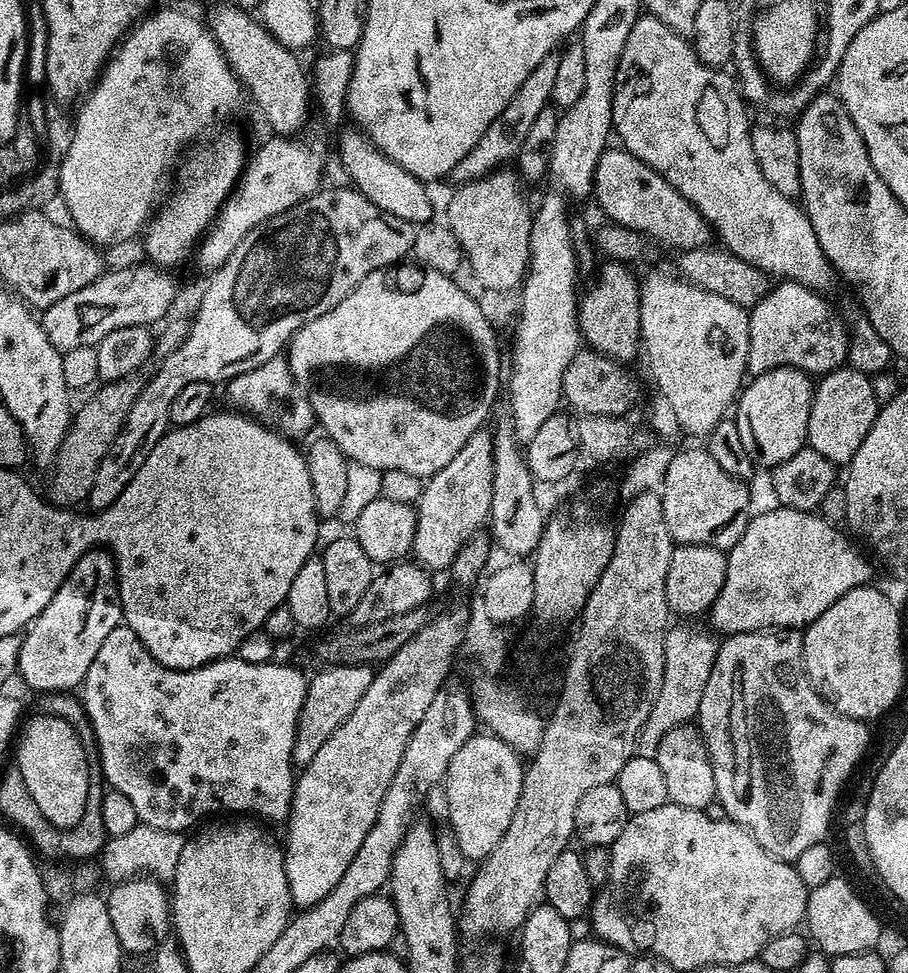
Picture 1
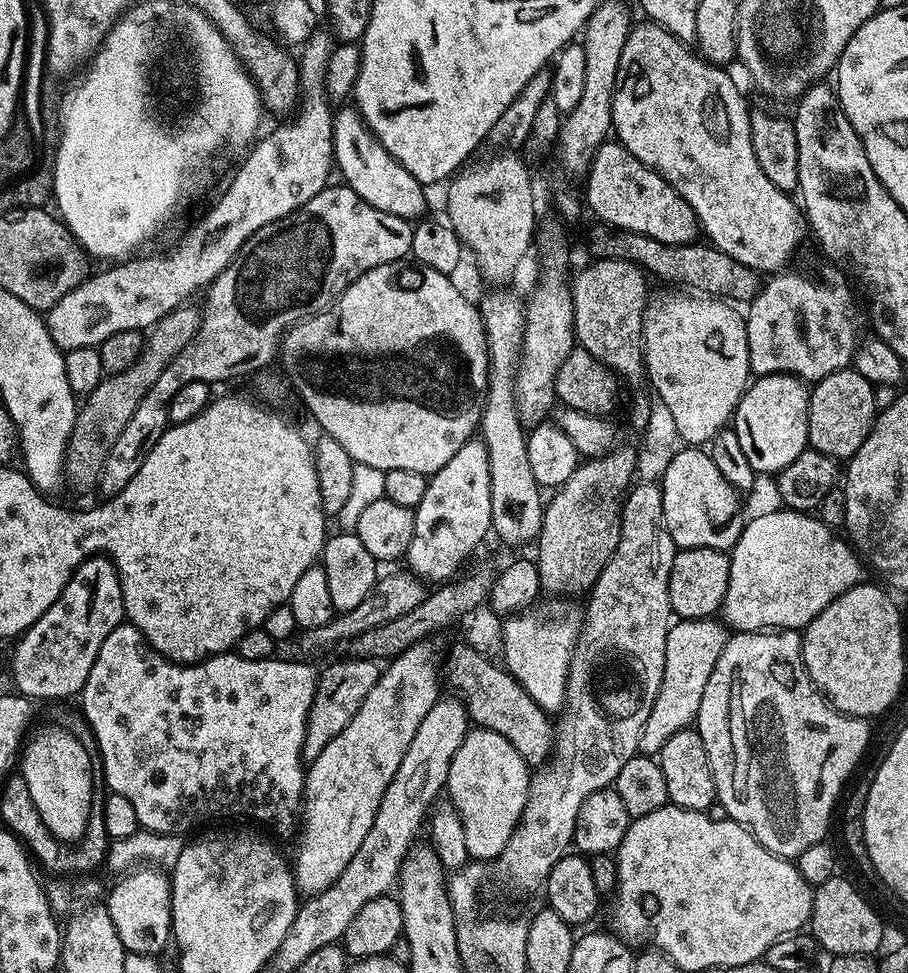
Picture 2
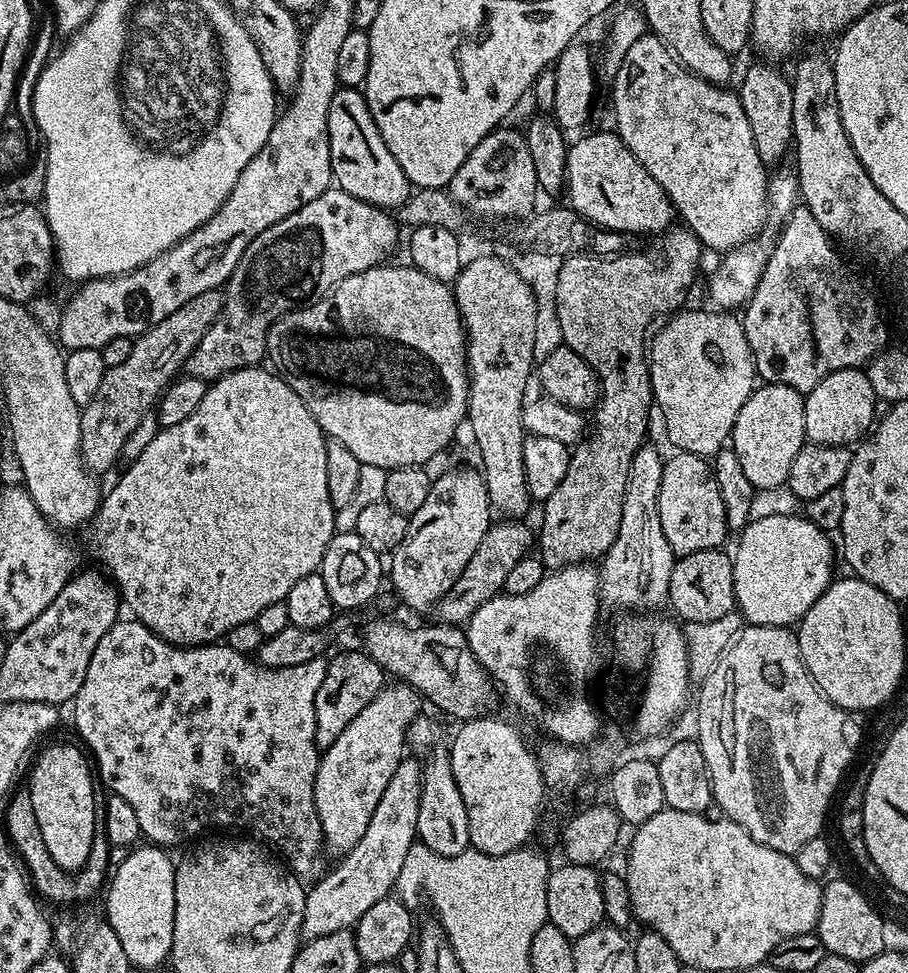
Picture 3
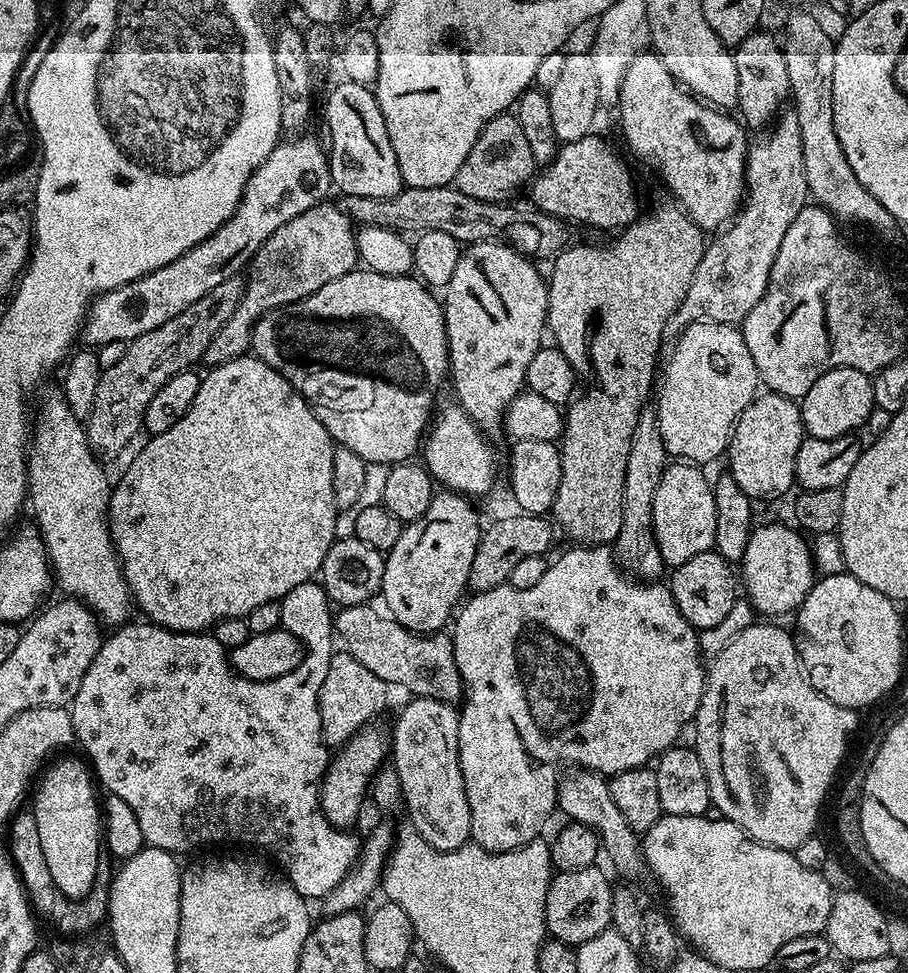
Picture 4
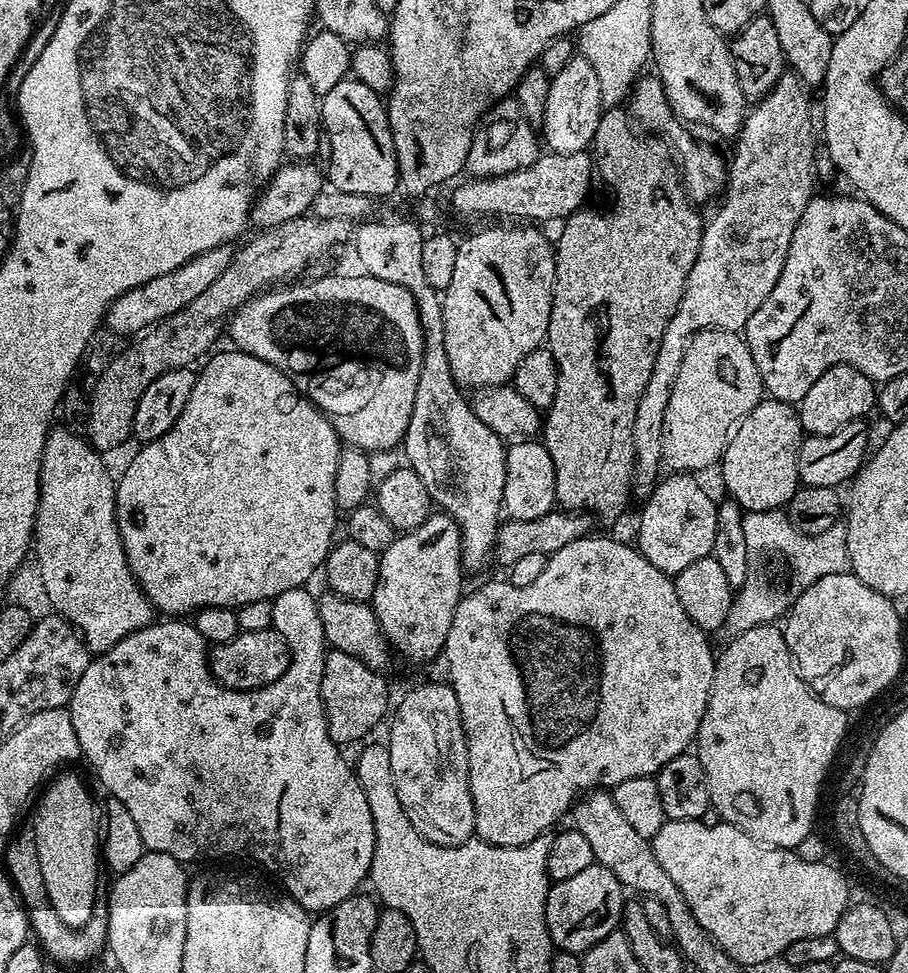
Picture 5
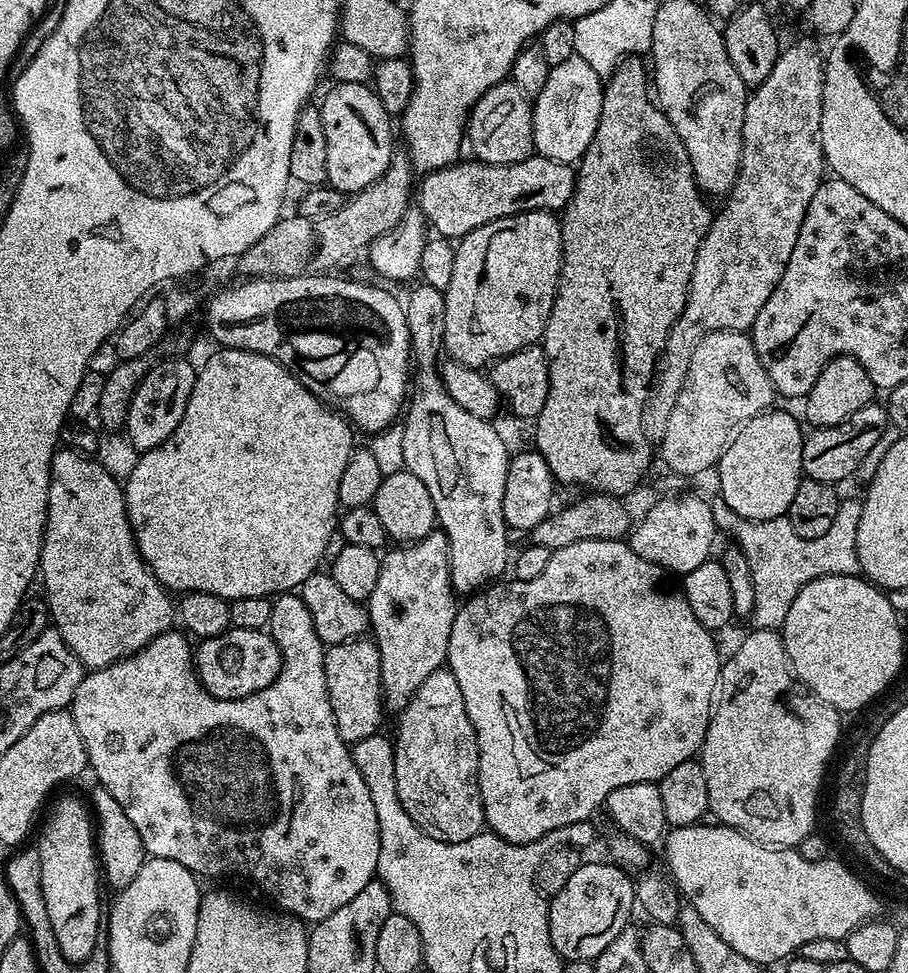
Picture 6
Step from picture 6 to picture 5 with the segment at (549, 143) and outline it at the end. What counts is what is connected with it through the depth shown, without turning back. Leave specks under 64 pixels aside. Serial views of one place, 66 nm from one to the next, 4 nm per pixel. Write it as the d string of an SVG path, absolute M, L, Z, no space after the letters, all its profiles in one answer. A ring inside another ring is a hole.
M573 55L572 60L566 62L566 66L562 66L562 70L558 70L558 74L550 79L550 95L546 98L546 114L542 125L542 140L547 151L558 154L585 151L592 143L594 130L598 130L601 115L598 74L594 74L594 66L590 66L583 56Z

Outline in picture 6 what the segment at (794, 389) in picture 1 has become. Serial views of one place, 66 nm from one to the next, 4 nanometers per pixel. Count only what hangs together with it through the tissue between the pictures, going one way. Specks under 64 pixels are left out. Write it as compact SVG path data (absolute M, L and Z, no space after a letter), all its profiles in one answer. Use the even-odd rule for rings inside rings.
M769 410L750 418L728 444L728 449L720 455L718 473L720 472L719 499L747 520L773 520L788 515L790 502L798 491L802 479L802 446L805 433L800 432L801 421L783 410Z

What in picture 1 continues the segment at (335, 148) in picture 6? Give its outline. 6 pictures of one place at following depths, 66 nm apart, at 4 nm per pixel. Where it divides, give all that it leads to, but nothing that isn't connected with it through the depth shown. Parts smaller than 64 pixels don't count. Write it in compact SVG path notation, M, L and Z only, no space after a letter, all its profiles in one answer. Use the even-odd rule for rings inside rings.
M359 130L344 132L340 136L340 160L348 171L351 183L374 206L386 210L386 214L394 214L394 218L402 218L414 226L427 224L433 219L432 200L428 197L425 181L414 174L402 170L388 156L379 155L372 141Z

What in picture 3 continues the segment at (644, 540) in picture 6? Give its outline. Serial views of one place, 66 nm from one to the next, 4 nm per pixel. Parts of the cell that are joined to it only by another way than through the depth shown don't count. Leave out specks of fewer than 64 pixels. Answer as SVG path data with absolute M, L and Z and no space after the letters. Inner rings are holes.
M676 452L665 459L662 486L658 490L658 518L662 518L662 534L666 534L666 542L670 542L677 557L723 545L724 535L730 532L726 506L722 502L722 490L718 490L715 471L705 457Z

